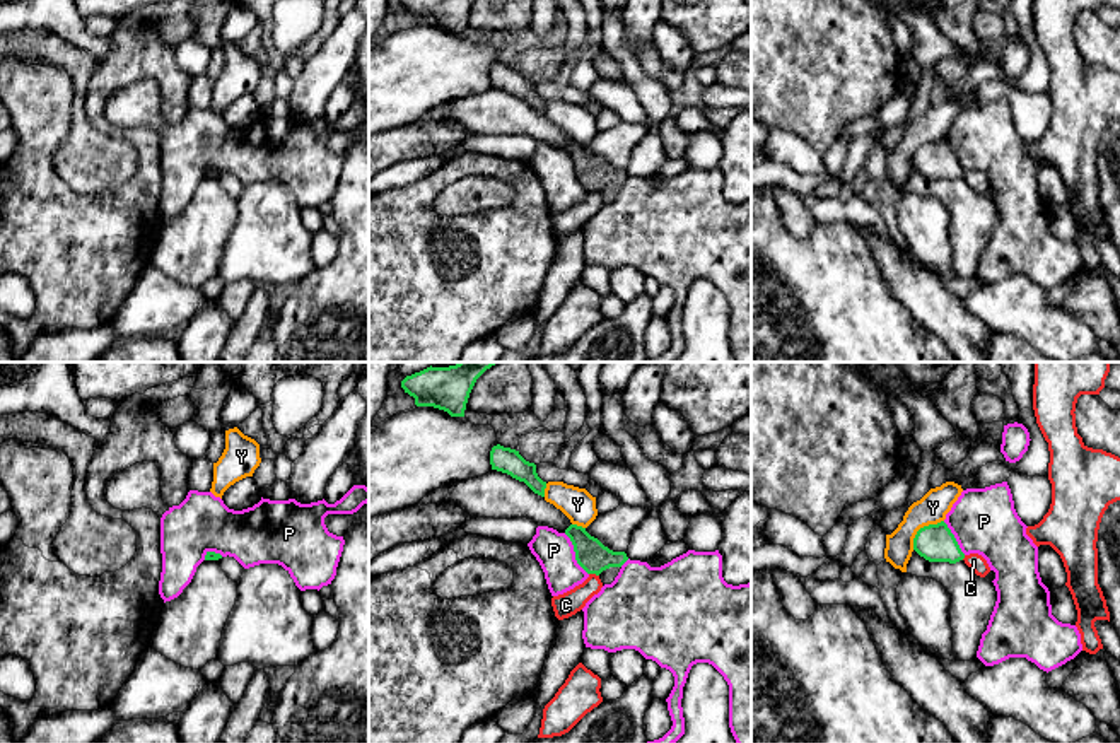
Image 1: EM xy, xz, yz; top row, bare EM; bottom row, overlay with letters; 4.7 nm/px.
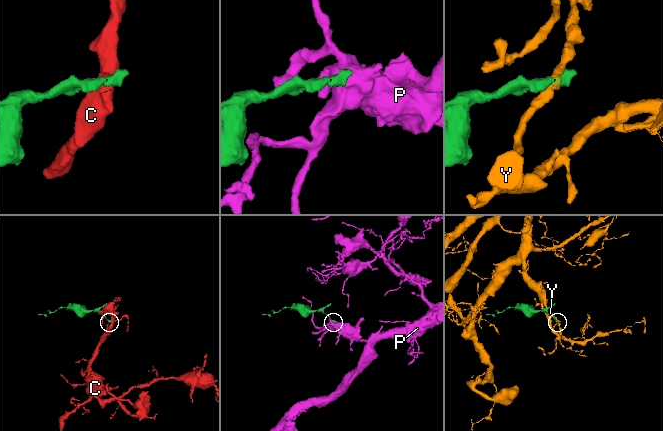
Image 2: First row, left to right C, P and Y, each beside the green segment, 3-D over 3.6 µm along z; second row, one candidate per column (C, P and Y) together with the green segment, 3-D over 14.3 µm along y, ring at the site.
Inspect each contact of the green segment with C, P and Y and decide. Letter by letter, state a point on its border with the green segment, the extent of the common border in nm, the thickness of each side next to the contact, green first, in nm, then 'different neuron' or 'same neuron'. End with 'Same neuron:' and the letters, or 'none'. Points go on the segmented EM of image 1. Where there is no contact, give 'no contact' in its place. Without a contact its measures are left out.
C: meets green in xz at (594, 573); contact 50 nm long; 150 nm thick on the green side, 120 nm on the other; different neuron
P: meets green in xz at (576, 554); contact 240 nm long; 150 nm thick on the green side, 180 nm on the other; different neuron
Y: meets green in yz at (921, 528); contact 200 nm long; 180 nm thick on the green side, 140 nm on the other; different neuron
Same neuron: none

